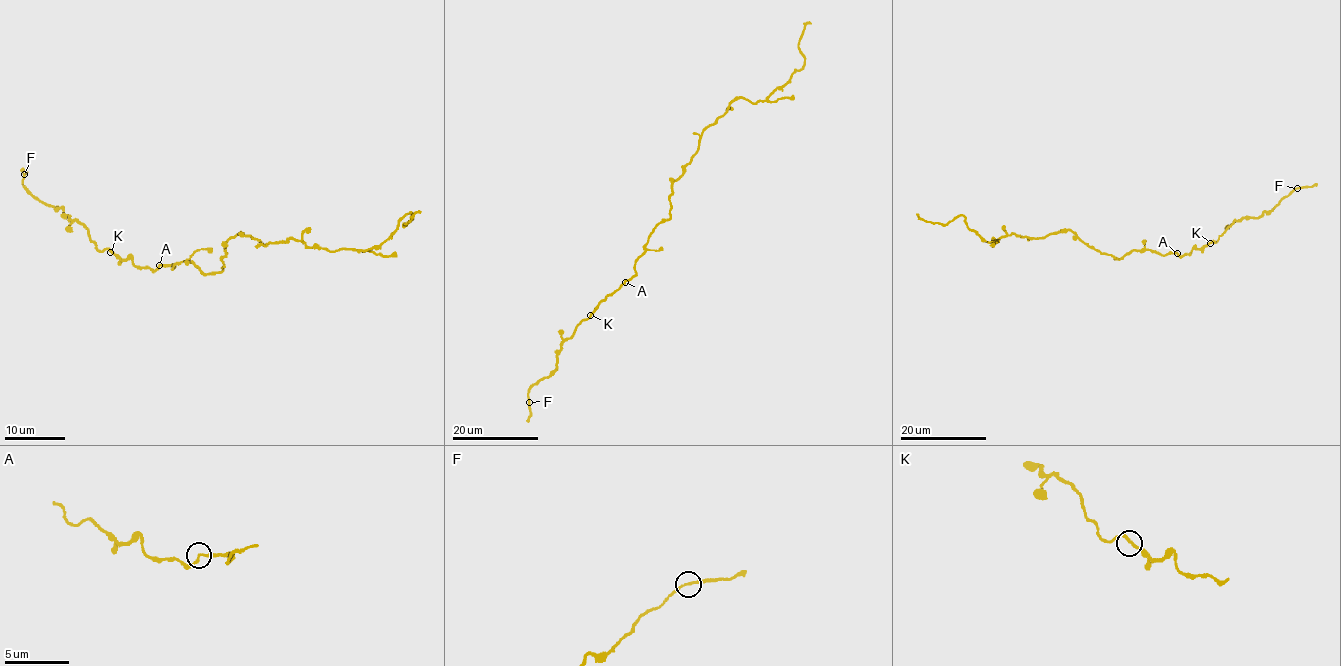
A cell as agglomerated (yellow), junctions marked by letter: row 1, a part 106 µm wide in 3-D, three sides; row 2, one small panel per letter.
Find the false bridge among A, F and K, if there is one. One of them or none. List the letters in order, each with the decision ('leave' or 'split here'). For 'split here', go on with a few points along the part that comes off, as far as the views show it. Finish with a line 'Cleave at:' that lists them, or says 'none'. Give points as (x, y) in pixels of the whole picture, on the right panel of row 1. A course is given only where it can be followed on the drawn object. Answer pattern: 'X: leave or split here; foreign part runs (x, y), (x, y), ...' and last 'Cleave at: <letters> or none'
A: leave
F: leave
K: leave
Cleave at: none

